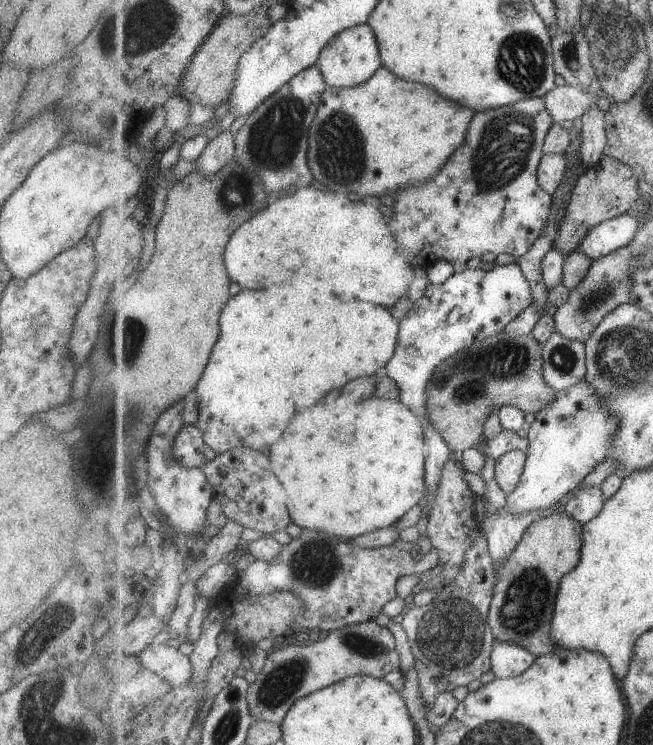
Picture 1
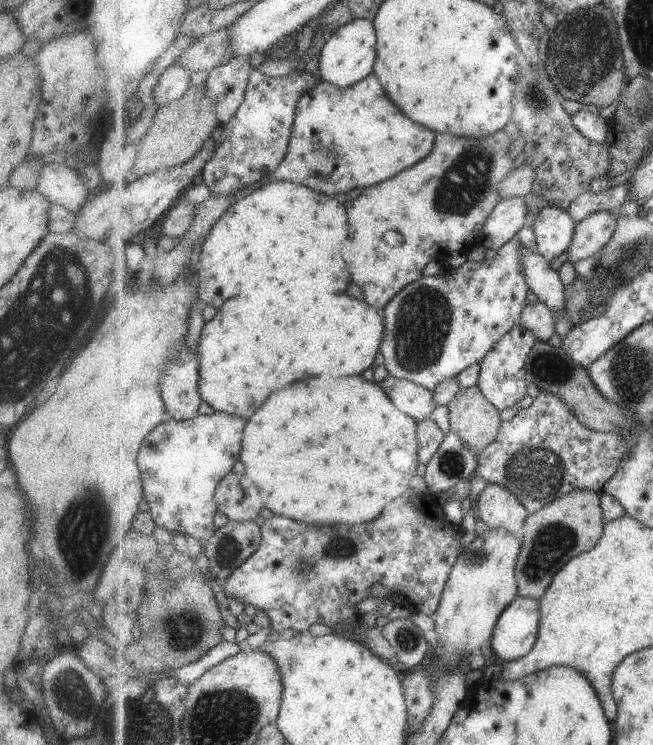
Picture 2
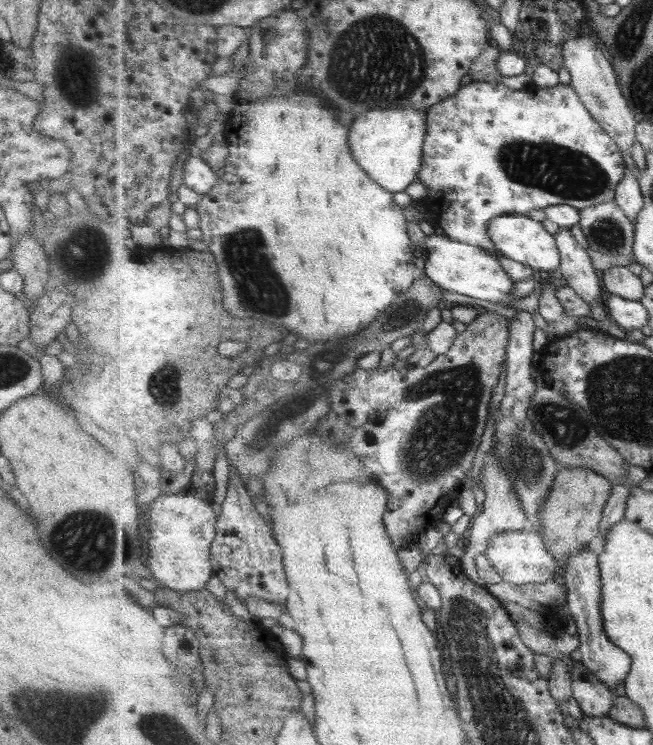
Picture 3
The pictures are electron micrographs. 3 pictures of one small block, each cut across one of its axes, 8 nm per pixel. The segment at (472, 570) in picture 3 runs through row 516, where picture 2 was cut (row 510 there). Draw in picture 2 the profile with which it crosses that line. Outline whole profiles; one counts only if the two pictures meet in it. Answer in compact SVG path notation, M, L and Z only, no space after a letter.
M487 484L478 496L477 514L484 527L491 530L503 528L520 535L530 513L509 488L499 484Z

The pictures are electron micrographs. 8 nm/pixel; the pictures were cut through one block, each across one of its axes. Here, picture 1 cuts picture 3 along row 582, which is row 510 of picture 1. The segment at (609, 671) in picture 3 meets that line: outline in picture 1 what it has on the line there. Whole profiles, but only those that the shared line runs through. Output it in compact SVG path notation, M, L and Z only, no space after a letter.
M591 484L575 490L564 509L575 520L585 525L601 514L606 502L606 494L602 488Z

